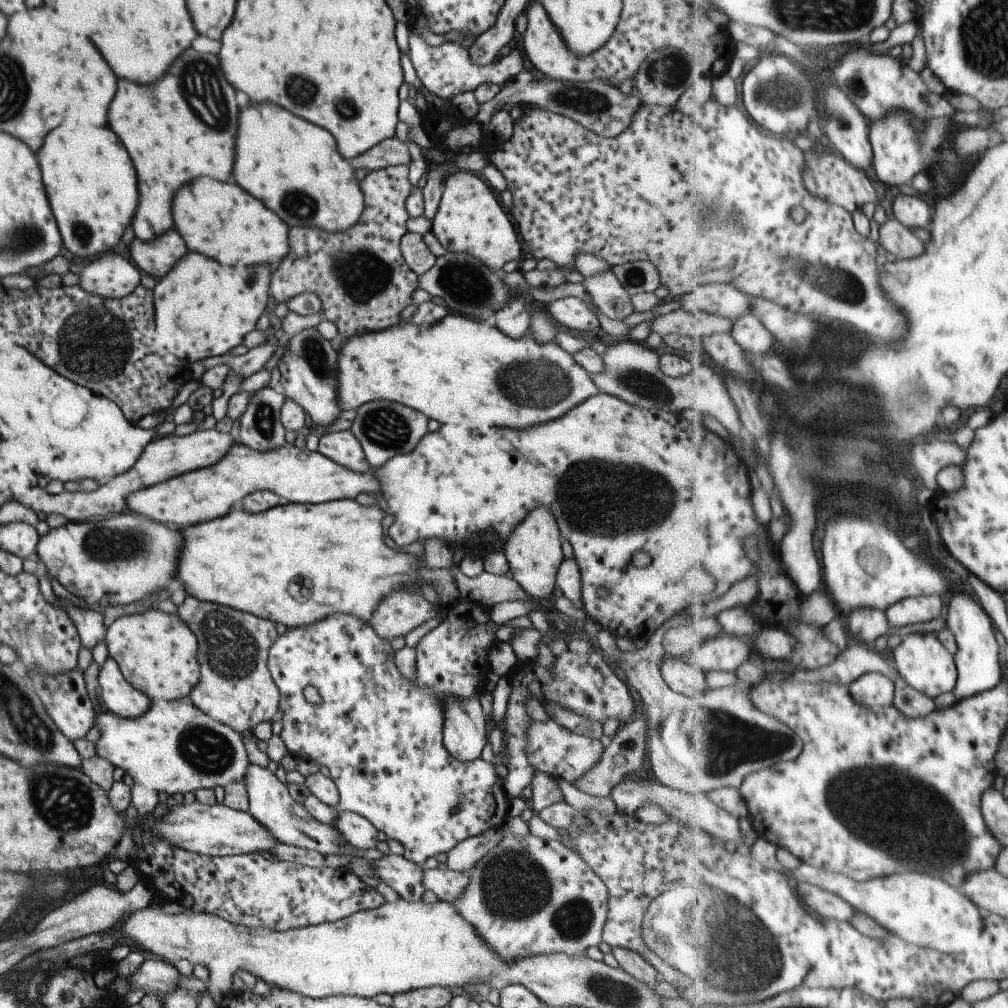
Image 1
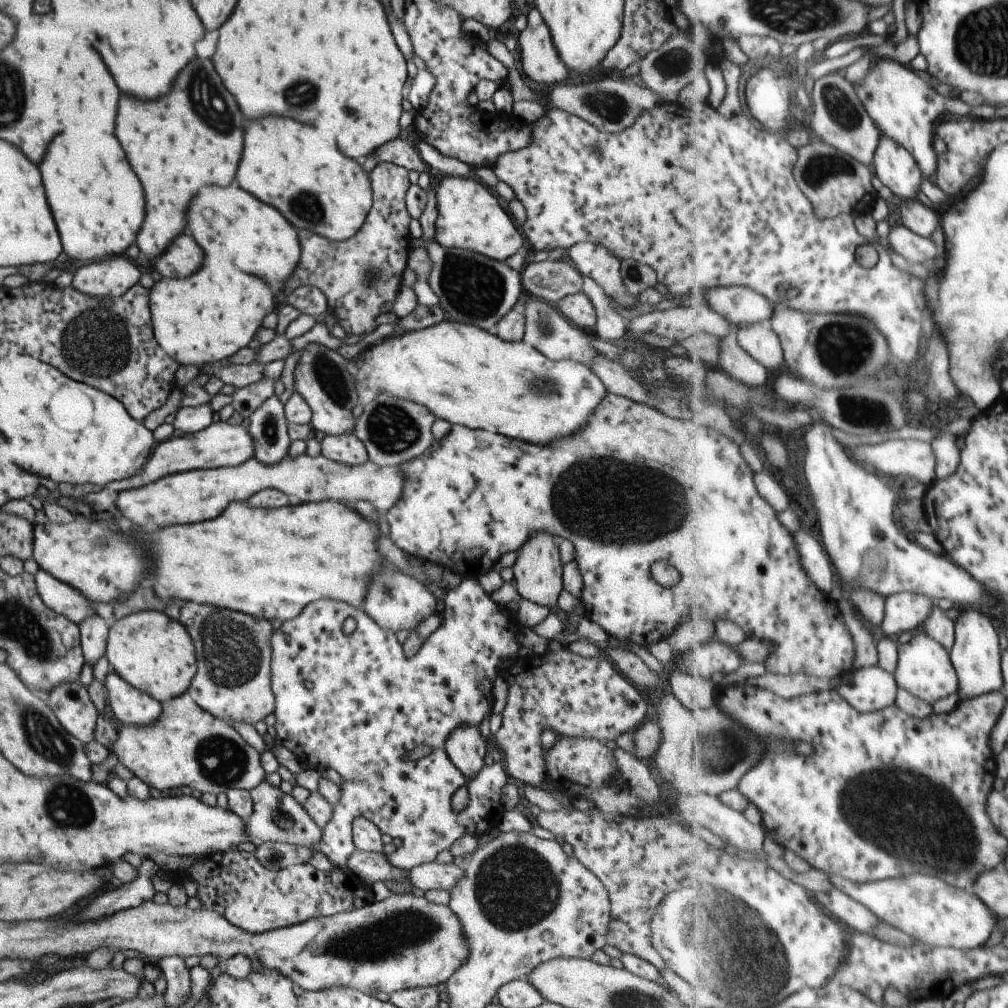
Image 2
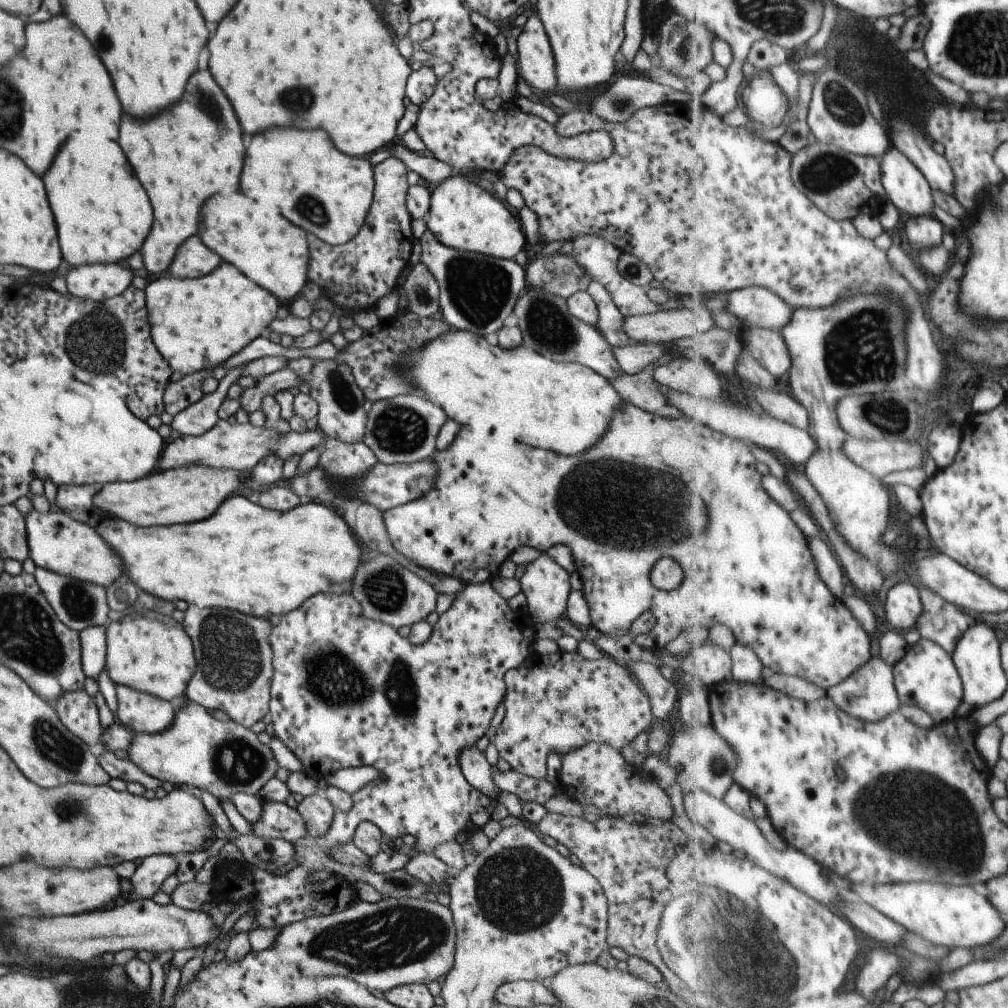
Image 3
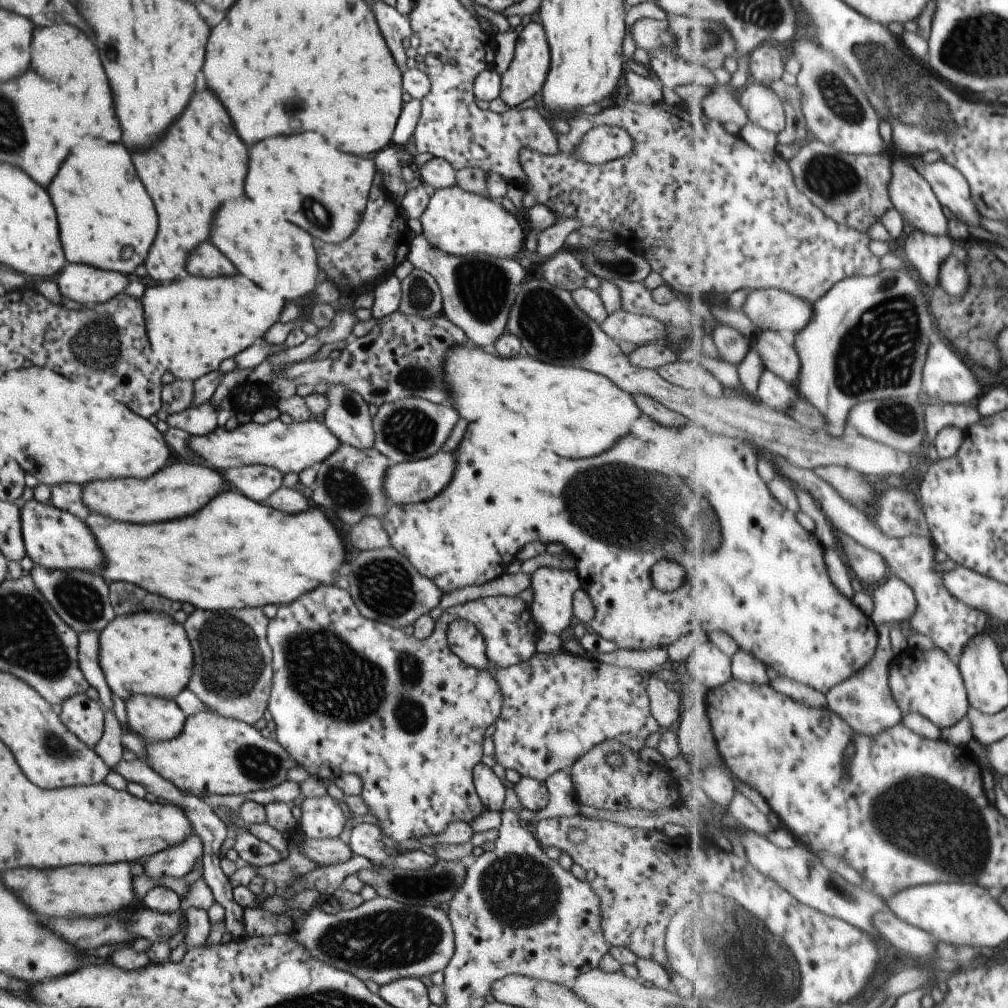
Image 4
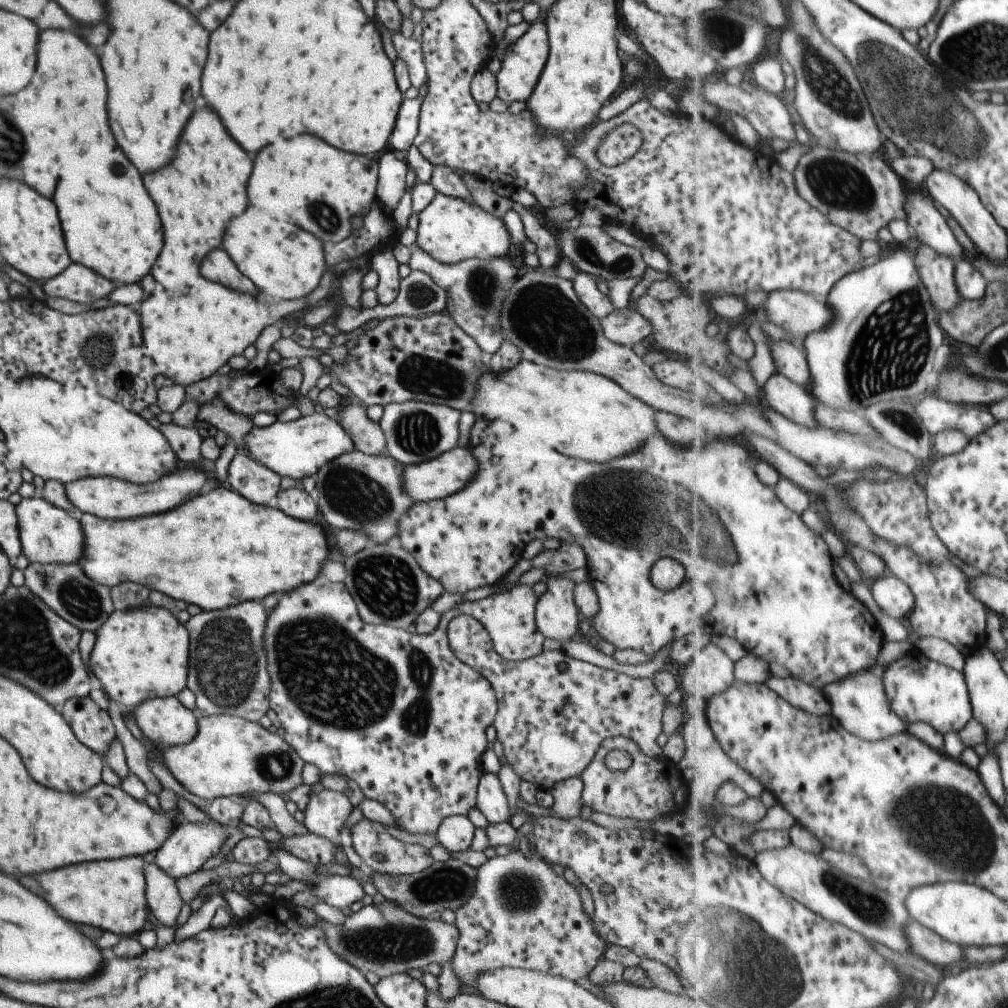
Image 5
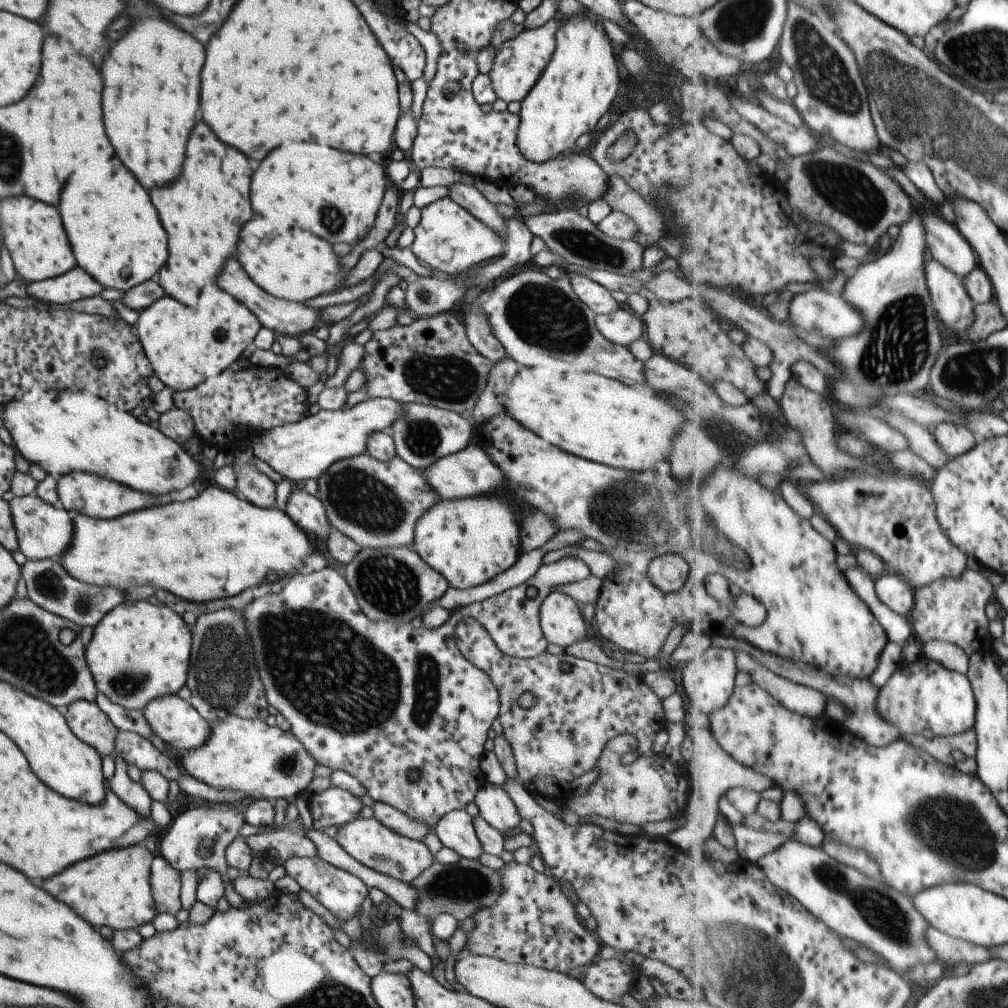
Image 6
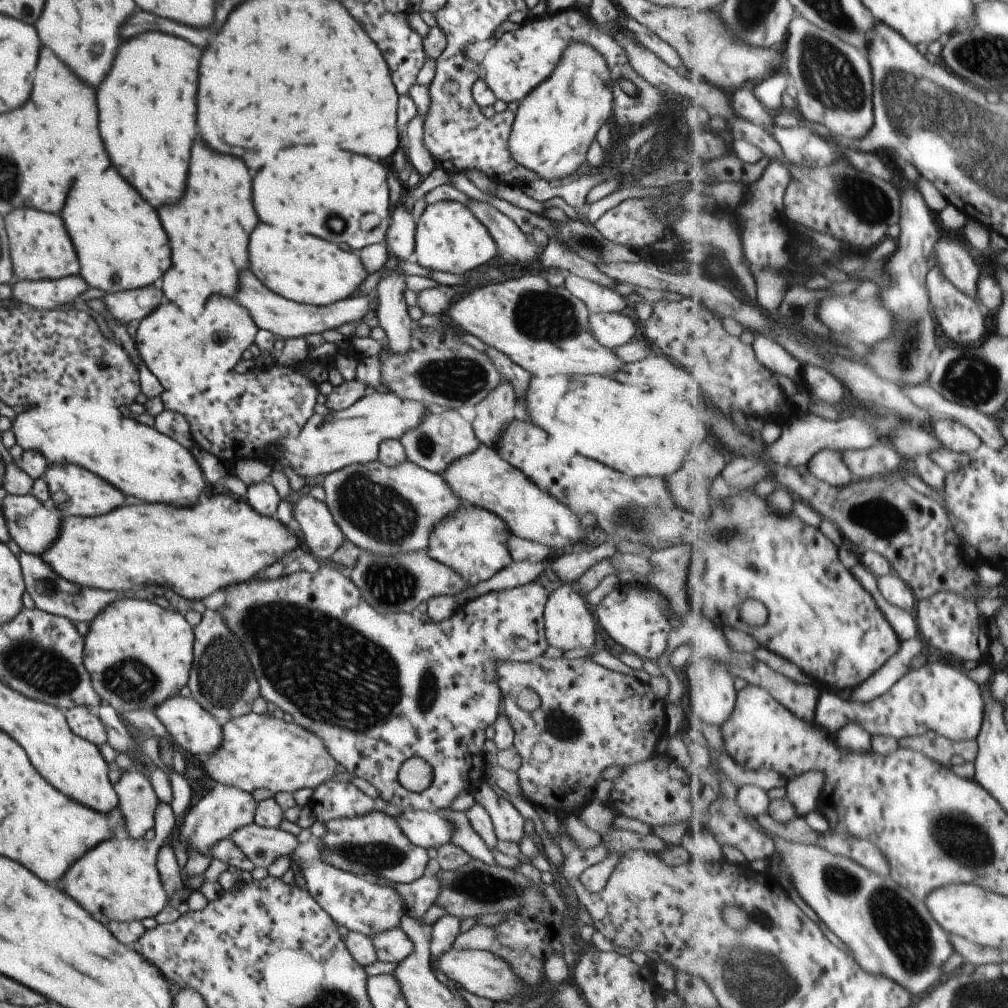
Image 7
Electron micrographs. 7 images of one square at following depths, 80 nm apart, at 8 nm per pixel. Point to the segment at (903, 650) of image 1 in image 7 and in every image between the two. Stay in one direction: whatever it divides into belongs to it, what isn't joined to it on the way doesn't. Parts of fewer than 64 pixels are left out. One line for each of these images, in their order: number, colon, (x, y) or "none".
2: (925, 667)
3: (927, 676)
4: (929, 681)
5: (920, 689)
6: (923, 694)
7: (938, 699)

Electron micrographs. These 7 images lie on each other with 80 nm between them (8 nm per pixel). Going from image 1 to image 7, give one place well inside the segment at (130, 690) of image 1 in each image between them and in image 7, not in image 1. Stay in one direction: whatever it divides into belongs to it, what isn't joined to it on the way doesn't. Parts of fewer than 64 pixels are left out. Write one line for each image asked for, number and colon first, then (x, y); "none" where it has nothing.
2: (131, 707)
3: (138, 712)
4: (154, 719)
5: (163, 721)
6: (173, 720)
7: (186, 723)

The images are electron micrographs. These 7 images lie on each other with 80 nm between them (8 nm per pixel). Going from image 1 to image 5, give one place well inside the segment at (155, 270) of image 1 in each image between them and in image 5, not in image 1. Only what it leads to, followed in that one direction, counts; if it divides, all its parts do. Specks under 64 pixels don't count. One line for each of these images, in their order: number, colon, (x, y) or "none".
2: (182, 256)
3: (191, 260)
4: (204, 260)
5: (217, 265)

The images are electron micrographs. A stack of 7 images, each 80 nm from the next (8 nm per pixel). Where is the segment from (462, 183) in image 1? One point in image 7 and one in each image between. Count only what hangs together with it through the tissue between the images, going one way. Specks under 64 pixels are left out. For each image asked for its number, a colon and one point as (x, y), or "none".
2: (468, 217)
3: (461, 215)
4: (458, 222)
5: (450, 230)
6: (447, 238)
7: (447, 237)

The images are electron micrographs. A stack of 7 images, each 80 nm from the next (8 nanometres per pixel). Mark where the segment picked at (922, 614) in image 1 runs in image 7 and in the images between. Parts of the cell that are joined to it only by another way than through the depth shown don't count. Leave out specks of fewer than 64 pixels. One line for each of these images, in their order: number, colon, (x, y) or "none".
2: (906, 611)
3: (903, 605)
4: (895, 602)
5: (895, 598)
6: (894, 591)
7: (892, 587)

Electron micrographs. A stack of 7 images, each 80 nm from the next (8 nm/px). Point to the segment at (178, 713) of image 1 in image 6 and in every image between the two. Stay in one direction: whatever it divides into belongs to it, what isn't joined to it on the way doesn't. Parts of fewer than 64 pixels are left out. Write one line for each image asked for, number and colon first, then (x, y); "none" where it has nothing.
2: (186, 747)
3: (224, 758)
4: (212, 755)
5: (228, 756)
6: (249, 755)

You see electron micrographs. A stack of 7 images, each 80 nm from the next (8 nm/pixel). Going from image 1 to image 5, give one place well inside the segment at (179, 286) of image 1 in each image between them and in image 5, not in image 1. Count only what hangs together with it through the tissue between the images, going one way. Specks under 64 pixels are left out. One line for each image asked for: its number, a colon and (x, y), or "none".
2: (207, 316)
3: (199, 323)
4: (193, 324)
5: (188, 337)

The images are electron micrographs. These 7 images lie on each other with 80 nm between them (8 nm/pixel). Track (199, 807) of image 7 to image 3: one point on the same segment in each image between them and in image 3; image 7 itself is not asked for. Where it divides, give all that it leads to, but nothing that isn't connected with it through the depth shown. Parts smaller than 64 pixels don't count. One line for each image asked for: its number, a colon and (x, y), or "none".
3: (148, 876)
4: (175, 862)
5: (188, 846)
6: (197, 838)

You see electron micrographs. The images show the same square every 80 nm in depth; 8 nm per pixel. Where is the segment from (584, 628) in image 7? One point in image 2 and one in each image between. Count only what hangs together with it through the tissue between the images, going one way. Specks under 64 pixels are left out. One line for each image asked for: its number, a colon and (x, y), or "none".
2: (537, 569)
3: (545, 585)
4: (551, 606)
5: (555, 616)
6: (561, 623)

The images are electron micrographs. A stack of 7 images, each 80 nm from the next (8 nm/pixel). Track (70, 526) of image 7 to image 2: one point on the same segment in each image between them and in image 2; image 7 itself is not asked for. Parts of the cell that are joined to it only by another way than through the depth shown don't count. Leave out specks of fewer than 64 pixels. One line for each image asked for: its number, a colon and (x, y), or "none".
2: (268, 563)
3: (258, 561)
4: (235, 553)
5: (217, 550)
6: (212, 546)

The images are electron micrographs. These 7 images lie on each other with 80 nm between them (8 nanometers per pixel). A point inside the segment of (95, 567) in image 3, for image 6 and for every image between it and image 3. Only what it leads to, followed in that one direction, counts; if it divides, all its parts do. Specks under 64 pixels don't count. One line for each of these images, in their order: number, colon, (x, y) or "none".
4: (52, 538)
5: (47, 535)
6: (43, 531)

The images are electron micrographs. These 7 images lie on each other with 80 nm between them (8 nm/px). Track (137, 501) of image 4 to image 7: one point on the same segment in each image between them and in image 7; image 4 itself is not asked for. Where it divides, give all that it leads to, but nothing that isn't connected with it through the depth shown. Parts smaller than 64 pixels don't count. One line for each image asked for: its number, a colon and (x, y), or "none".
5: (105, 497)
6: (77, 493)
7: (73, 491)

